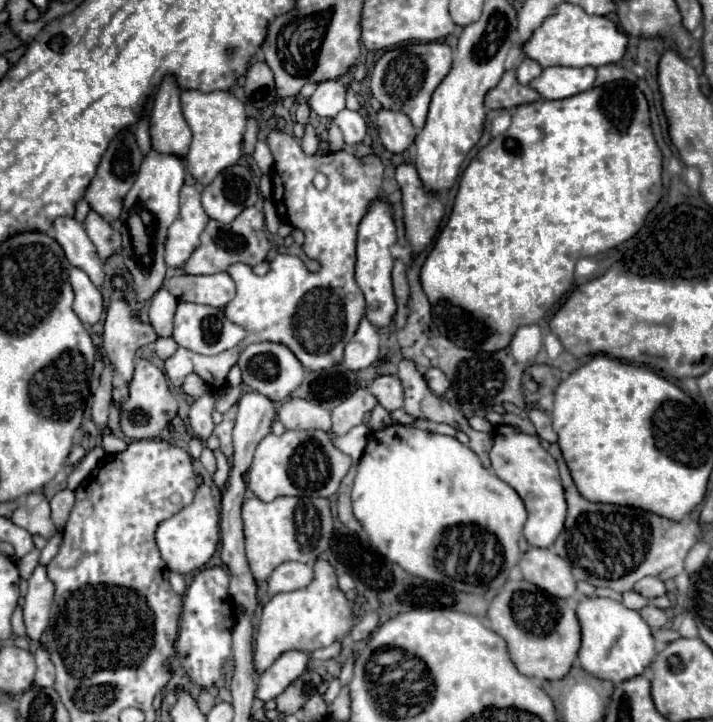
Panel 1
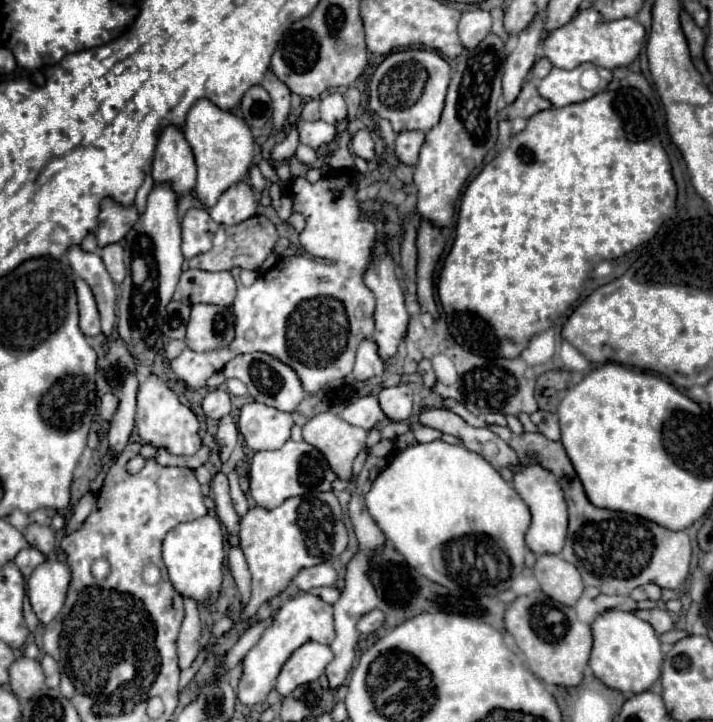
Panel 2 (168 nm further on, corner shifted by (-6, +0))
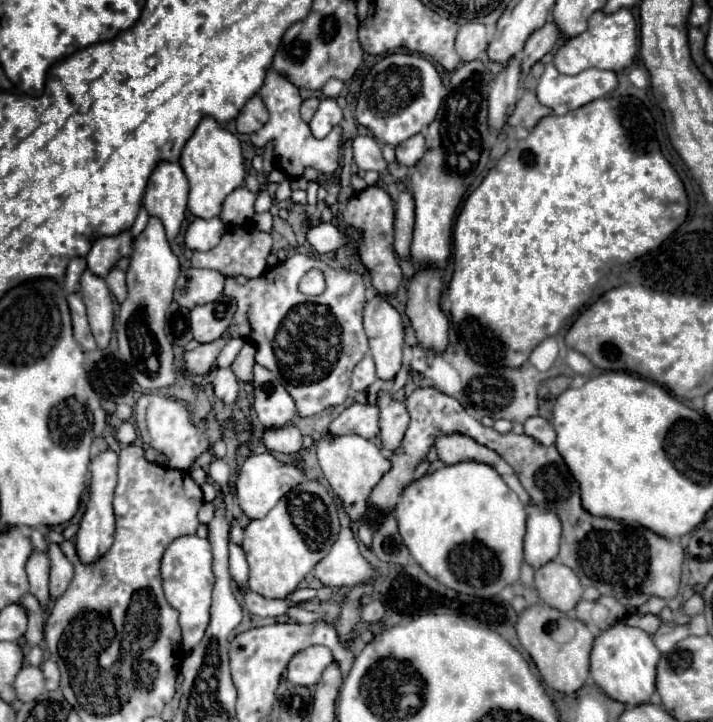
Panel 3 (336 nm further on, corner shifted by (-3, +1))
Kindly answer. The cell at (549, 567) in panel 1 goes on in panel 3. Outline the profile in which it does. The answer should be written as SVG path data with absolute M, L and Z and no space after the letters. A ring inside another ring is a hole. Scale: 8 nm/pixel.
M549 561L535 569L535 587L545 605L551 605L563 613L571 611L581 599L583 585L579 577L567 565Z

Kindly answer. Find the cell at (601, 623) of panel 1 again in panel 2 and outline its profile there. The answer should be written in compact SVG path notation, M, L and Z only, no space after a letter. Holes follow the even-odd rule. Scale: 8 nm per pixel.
M608 610L592 622L594 648L590 654L590 668L596 678L600 678L608 688L614 688L622 694L640 694L652 688L660 676L662 650L660 640L648 622L636 618L634 612Z

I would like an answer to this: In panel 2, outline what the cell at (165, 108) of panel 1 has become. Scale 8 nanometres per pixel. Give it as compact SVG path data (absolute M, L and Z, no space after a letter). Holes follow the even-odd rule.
M174 126L164 128L158 138L152 164L152 178L156 184L168 182L178 198L186 196L196 184L194 154L182 132Z

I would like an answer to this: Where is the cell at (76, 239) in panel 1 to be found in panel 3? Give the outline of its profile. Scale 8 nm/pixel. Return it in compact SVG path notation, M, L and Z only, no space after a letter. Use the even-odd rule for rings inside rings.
M85 269L81 275L79 293L87 305L87 317L89 317L89 325L95 335L97 347L105 349L113 335L113 301L105 285L105 279Z

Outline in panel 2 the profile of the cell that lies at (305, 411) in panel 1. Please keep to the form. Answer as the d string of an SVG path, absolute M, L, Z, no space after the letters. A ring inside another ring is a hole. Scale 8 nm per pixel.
M322 412L306 422L302 434L308 444L324 454L332 472L340 480L350 480L348 490L354 490L356 474L352 470L352 462L360 448L364 448L366 430L350 426L330 412Z

